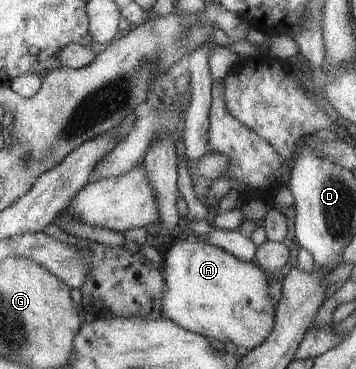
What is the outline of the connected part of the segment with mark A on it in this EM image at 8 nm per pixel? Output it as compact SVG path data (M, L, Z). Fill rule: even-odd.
M185 239L172 244L164 257L160 266L164 287L162 316L204 337L212 337L222 343L234 343L239 350L254 349L268 337L273 328L275 303L268 291L268 275L257 264L240 261L221 247Z

